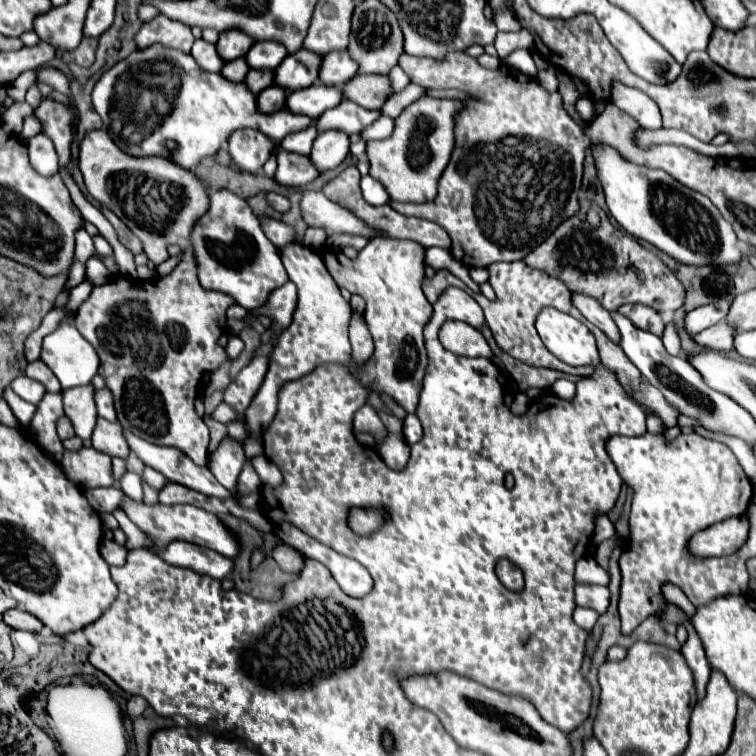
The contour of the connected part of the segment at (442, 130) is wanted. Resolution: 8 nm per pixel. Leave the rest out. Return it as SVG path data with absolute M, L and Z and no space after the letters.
M424 96L410 104L398 118L390 138L368 142L370 176L376 178L388 196L398 202L428 202L436 198L436 184L454 150L454 118L464 102Z

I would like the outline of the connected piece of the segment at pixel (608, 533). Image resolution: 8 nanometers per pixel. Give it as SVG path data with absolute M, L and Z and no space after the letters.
M598 514L596 516L596 524L594 524L594 544L600 544L602 540L608 540L616 536L616 530L614 530L614 524L608 520L606 514Z

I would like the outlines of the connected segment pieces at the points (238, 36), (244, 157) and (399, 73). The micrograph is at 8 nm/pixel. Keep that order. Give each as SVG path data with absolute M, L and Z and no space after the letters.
M232 28L220 34L216 46L220 56L228 62L228 60L236 60L240 56L246 56L246 52L252 48L254 40L240 28Z
M252 128L236 130L230 136L228 144L230 144L232 162L240 170L250 172L250 174L260 172L264 162L268 160L268 156L278 148L278 144L274 140L264 136L260 130L252 130Z
M394 66L394 68L390 70L390 80L392 80L392 88L394 88L394 92L400 92L400 90L404 90L404 88L410 84L408 74L406 74L400 66Z

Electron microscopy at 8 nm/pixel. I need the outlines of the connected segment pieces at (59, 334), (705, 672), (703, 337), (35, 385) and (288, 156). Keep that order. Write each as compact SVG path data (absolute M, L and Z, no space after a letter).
M66 316L58 328L48 334L44 338L44 344L42 344L42 354L40 354L40 360L54 372L54 376L60 380L62 384L62 390L68 390L68 388L74 388L74 386L84 386L88 384L96 372L98 372L98 354L96 350L92 348L90 342L86 342L80 332L76 330L74 326L74 320L70 316Z
M686 620L686 622L682 622L682 626L688 630L688 642L682 646L682 654L684 654L688 666L690 666L692 672L694 672L698 698L704 698L704 690L706 690L708 678L710 678L710 664L708 664L704 646L702 646L702 642L700 642L700 638L698 638L692 622Z
M718 322L712 328L706 328L704 332L696 334L694 340L700 346L708 346L708 348L714 348L714 350L720 350L720 352L728 352L728 350L732 350L734 336L736 336L736 330L730 324Z
M18 376L16 380L12 380L10 388L30 404L38 404L44 396L44 386L40 386L40 382L32 382L32 378L28 376Z
M278 150L278 170L274 180L286 186L304 186L308 182L312 182L320 170L312 164L310 156L302 156L302 154L294 154L294 152L286 152L286 150Z

